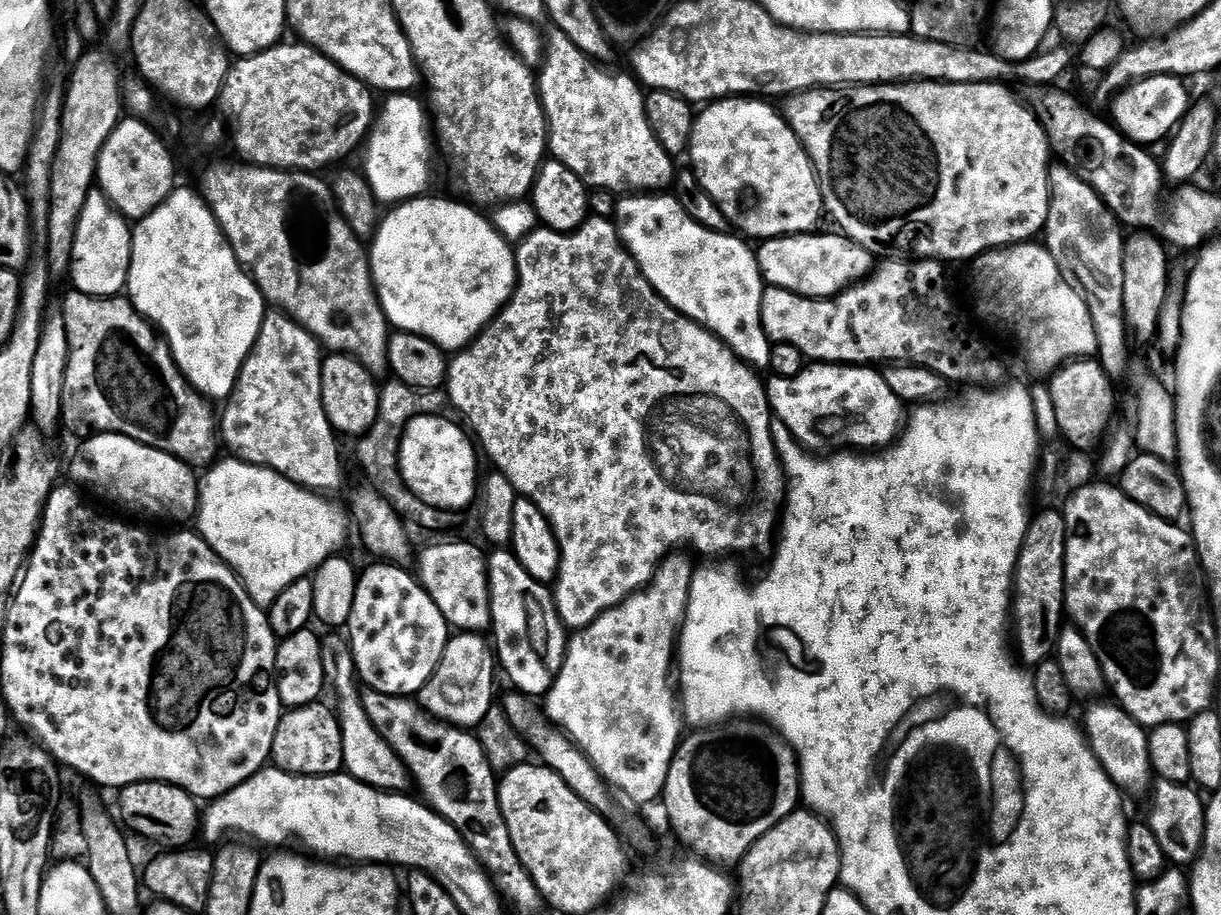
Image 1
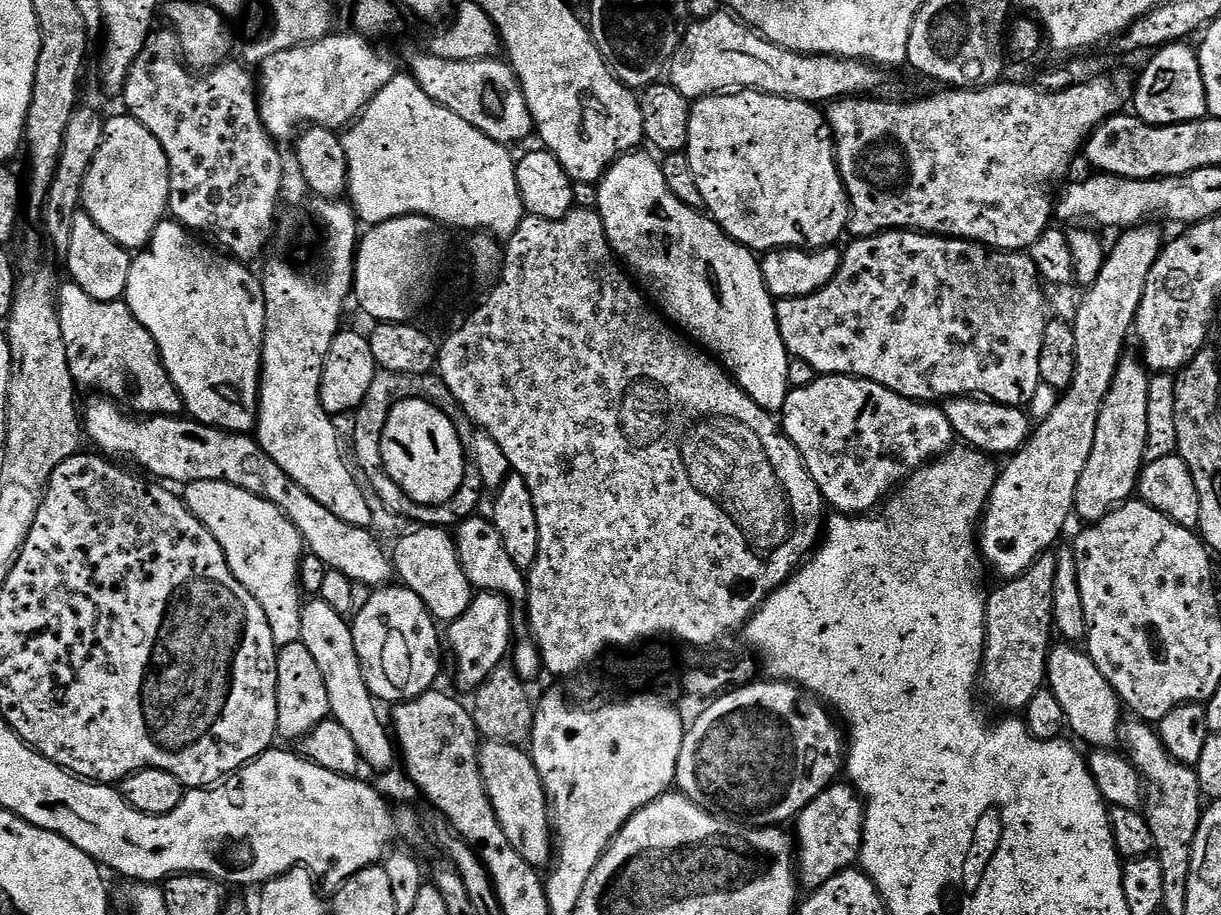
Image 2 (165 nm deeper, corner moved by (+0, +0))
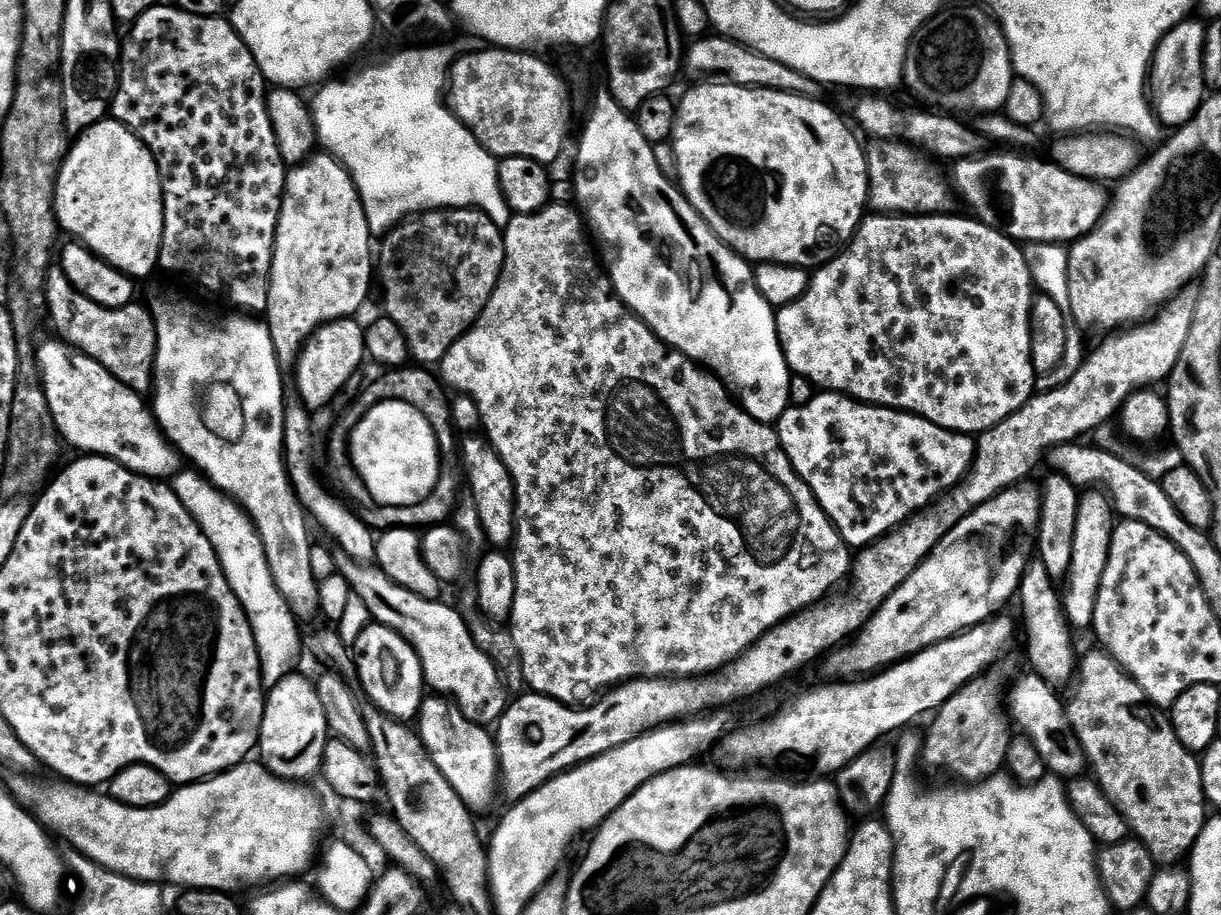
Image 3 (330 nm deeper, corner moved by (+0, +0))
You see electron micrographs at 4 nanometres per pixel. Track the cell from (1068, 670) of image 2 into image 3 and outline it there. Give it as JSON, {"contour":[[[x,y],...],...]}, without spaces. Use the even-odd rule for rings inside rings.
{"contour":[[[1033,561],[1020,582],[1018,601],[1022,606],[1028,658],[1032,662],[1035,675],[1051,686],[1064,684],[1078,672],[1078,654],[1072,644],[1073,631],[1064,616],[1063,601],[1055,581],[1052,581],[1040,561]]]}

